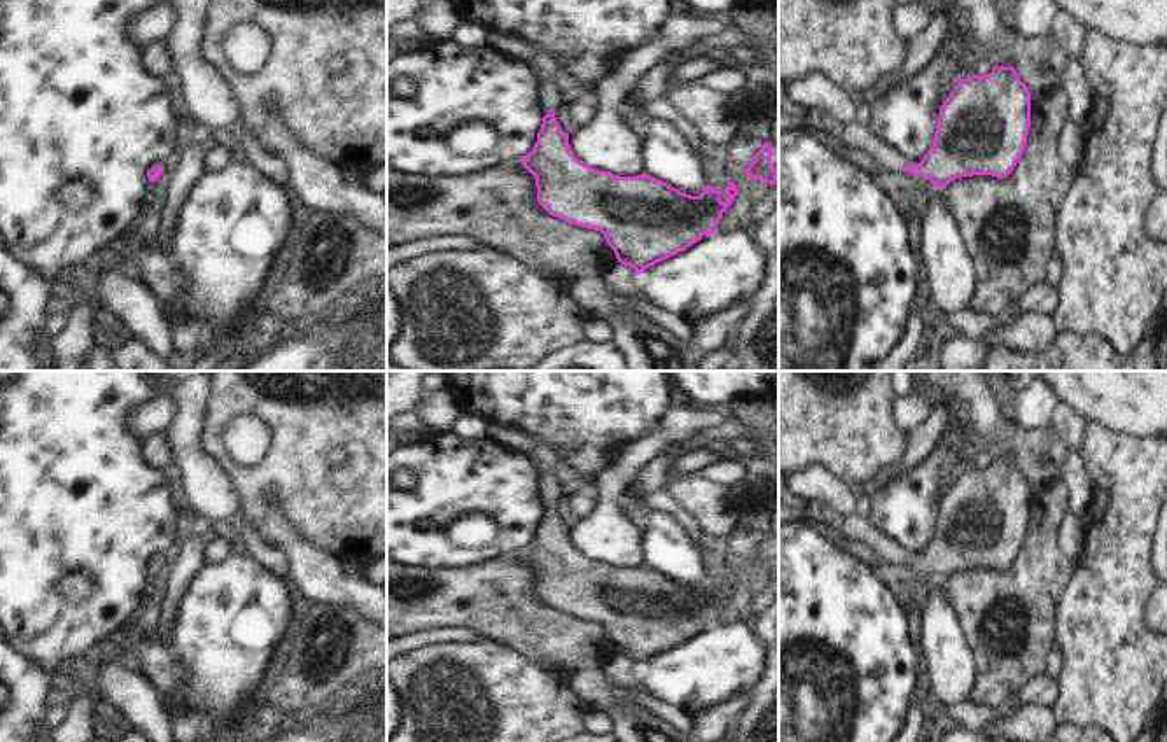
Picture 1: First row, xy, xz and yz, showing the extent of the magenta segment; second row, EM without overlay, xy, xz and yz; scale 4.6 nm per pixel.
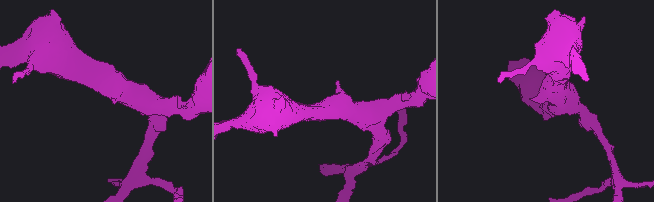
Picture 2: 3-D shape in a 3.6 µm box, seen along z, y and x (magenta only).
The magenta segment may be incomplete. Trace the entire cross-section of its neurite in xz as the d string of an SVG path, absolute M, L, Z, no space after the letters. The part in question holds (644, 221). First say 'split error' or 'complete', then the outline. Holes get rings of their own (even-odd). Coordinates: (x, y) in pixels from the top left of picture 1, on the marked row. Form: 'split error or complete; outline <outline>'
split error; outline M546 80L537 86L542 124L534 149L523 158L537 187L539 205L565 222L600 231L618 262L640 275L649 266L717 231L723 212L738 189L733 182L723 191L709 184L700 196L651 175L619 177L579 161L555 114L562 96Z

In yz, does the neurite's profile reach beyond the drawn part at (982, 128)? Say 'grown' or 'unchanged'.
grown

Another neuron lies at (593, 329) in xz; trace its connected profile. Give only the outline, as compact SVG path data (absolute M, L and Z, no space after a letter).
M586 317L583 324L583 338L588 343L611 343L612 329L602 318Z

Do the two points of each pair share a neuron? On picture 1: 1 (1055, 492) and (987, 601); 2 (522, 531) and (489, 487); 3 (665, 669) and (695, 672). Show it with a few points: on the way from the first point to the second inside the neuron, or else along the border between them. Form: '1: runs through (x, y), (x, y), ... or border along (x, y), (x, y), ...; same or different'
1: runs through (1043, 520), (1041, 550), (1015, 576); same
2: runs through (518, 520), (499, 497); same
3: runs through (672, 672), (688, 672); same

